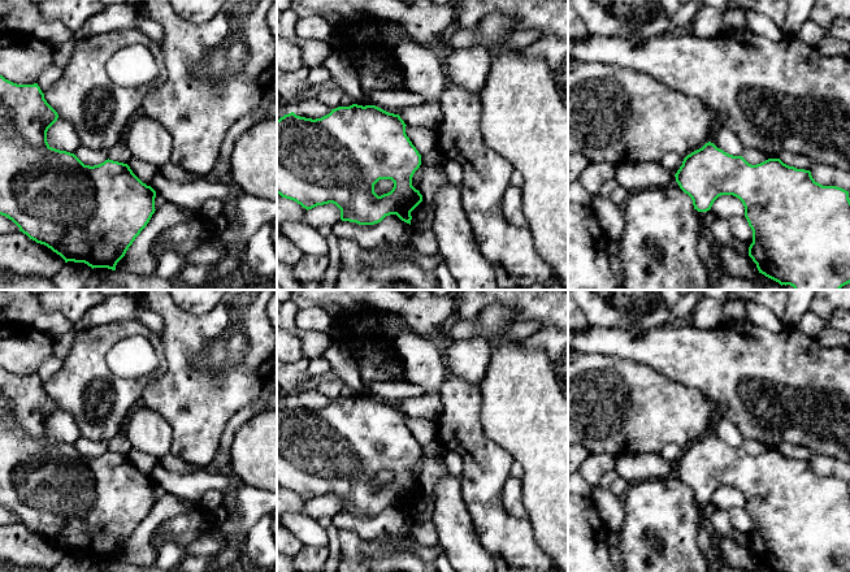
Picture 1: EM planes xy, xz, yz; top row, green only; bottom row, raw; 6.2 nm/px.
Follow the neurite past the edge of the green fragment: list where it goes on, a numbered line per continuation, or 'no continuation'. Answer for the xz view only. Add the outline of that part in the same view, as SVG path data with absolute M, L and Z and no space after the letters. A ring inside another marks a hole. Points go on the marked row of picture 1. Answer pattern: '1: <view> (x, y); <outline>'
no continuation

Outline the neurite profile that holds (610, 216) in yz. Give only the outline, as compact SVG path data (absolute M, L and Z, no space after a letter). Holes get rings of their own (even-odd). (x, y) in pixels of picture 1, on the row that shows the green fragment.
M595 195L591 199L590 205L593 207L597 221L602 226L607 240L617 243L624 230L624 209L611 202L610 198Z

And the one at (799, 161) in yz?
M781 152L780 155L777 155L777 159L780 159L784 164L794 166L797 169L811 170L814 165L814 162L808 157L799 153Z

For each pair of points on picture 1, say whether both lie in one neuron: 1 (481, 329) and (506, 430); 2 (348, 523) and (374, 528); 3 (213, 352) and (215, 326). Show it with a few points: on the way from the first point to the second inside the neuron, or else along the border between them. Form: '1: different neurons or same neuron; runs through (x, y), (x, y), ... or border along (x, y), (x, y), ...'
1: same neuron; runs through (504, 352), (506, 404)
2: same neuron; runs through (355, 523), (368, 527)
3: same neuron; runs through (215, 346), (215, 333)

